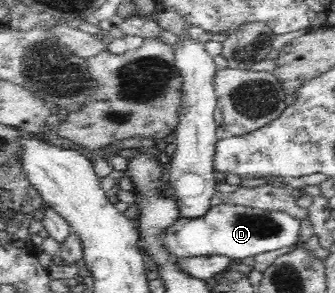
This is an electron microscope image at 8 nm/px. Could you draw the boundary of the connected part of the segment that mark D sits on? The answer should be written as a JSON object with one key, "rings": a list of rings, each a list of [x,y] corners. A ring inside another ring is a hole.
{"rings":[[[219,204],[211,206],[209,213],[198,220],[177,220],[168,231],[165,241],[169,251],[180,258],[194,256],[223,255],[234,261],[248,256],[257,256],[261,252],[273,252],[298,242],[301,232],[300,220],[287,212],[259,210],[250,206],[229,206]]]}

